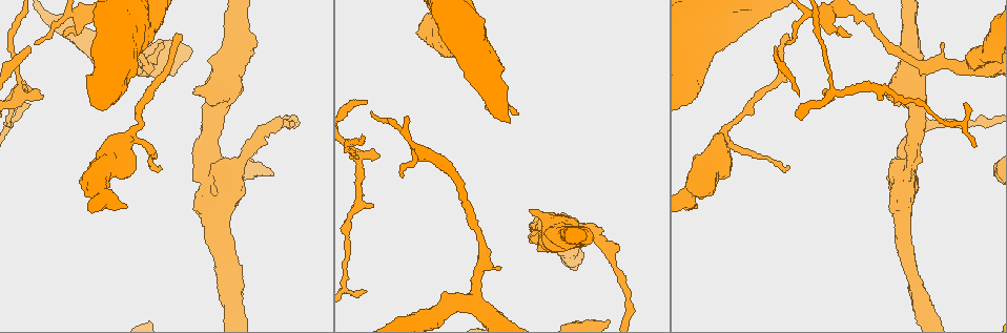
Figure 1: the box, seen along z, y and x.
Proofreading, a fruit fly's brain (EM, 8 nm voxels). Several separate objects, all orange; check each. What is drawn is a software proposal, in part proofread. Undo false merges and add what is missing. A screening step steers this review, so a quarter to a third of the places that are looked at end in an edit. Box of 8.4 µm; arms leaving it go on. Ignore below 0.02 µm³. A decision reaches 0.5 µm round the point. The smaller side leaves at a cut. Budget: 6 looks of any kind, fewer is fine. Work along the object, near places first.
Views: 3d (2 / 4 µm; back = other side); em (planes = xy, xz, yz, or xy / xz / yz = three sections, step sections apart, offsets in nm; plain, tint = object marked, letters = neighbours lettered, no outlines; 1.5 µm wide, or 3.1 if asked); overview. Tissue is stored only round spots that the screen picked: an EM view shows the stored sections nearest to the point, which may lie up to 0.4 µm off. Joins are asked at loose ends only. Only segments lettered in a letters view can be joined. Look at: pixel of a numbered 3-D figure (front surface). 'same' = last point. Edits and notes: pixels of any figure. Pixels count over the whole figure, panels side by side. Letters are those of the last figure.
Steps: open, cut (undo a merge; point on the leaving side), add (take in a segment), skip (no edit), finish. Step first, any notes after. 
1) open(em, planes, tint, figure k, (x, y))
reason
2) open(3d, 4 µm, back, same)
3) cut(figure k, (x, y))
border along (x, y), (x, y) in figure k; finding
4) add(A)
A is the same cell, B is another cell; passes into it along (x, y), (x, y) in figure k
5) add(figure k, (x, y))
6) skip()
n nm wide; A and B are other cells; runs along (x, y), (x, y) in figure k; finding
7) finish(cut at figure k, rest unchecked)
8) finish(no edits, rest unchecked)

open(3d, 2 µm, figure 1, (365, 292))
tapers out

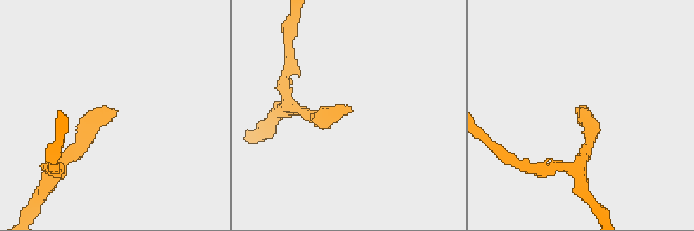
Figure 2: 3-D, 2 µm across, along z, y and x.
open(em, xy, step 8, tint, figure 2, (116, 112))

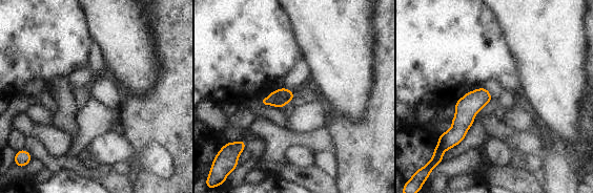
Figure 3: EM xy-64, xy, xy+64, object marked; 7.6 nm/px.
open(em, planes, letters, same)

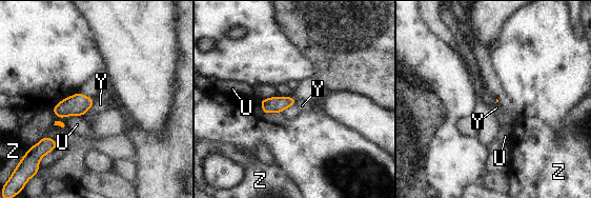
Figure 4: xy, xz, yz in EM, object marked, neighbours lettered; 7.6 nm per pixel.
skip()
U, Y and Z are other cells; border along (95, 100), (88, 110) in figure 4; none of them fits

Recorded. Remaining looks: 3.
open(em, yz, step 4, letters, figure 1, (20, 93))
branch point

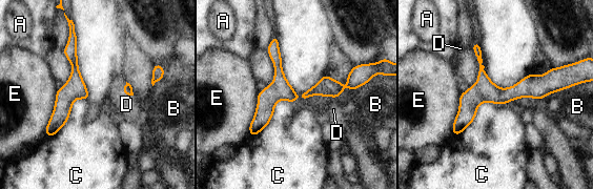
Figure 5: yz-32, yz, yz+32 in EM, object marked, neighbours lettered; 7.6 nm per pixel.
skip()
A, B, C, D and E are other cells; runs along (560, 85), (482, 95), (455, 131) in figure 5; continuous, no second cell

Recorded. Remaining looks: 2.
finish(no edits, rest unchecked)

